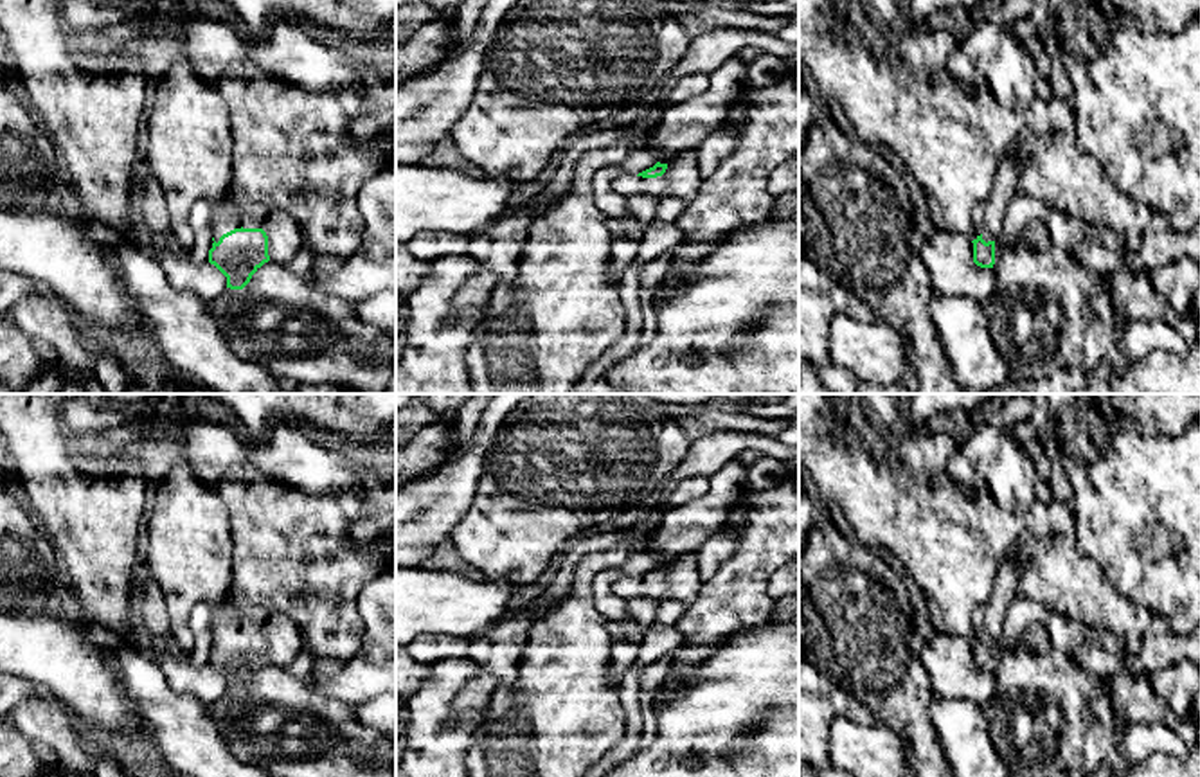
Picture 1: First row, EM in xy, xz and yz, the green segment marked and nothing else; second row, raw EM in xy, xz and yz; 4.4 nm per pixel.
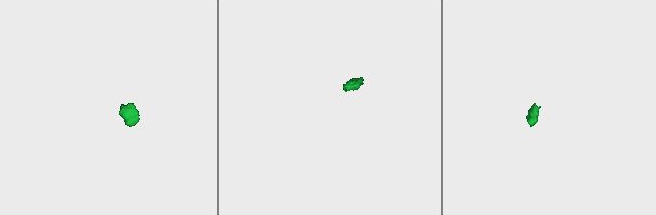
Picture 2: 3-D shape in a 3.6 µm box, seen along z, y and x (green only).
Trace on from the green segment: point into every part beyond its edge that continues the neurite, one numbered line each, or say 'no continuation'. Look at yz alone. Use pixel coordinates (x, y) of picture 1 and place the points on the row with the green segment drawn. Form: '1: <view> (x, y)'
1: yz (1004, 189)

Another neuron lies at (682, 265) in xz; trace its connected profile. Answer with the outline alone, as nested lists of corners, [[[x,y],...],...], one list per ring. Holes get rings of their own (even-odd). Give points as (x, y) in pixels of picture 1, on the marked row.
[[[730,232],[720,236],[718,239],[711,243],[691,243],[684,241],[676,246],[671,248],[673,263],[667,270],[667,275],[664,282],[657,288],[655,293],[655,302],[658,304],[667,293],[662,290],[664,286],[667,288],[676,288],[684,281],[693,279],[693,268],[696,263],[700,263],[707,254],[714,252],[721,243],[729,239]]]

